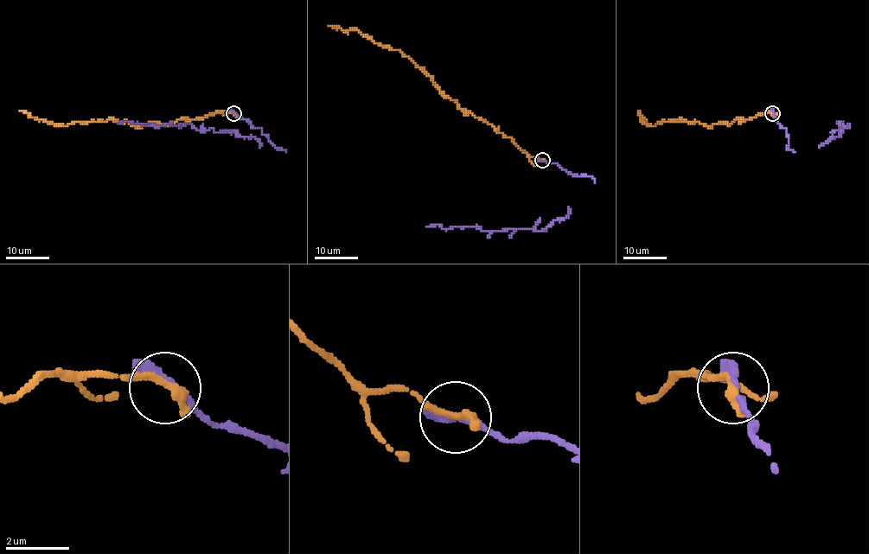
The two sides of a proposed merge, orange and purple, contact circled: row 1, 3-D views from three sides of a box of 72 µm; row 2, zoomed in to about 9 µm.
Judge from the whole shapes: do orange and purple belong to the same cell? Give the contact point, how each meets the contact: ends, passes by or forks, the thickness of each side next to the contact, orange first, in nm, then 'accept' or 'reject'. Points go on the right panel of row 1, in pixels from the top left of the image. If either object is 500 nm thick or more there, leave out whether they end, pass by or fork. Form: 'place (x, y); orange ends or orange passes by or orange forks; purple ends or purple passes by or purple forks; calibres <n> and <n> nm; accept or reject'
place (772, 113); orange ends; purple passes by; calibres 340 and 240 nm; accept

